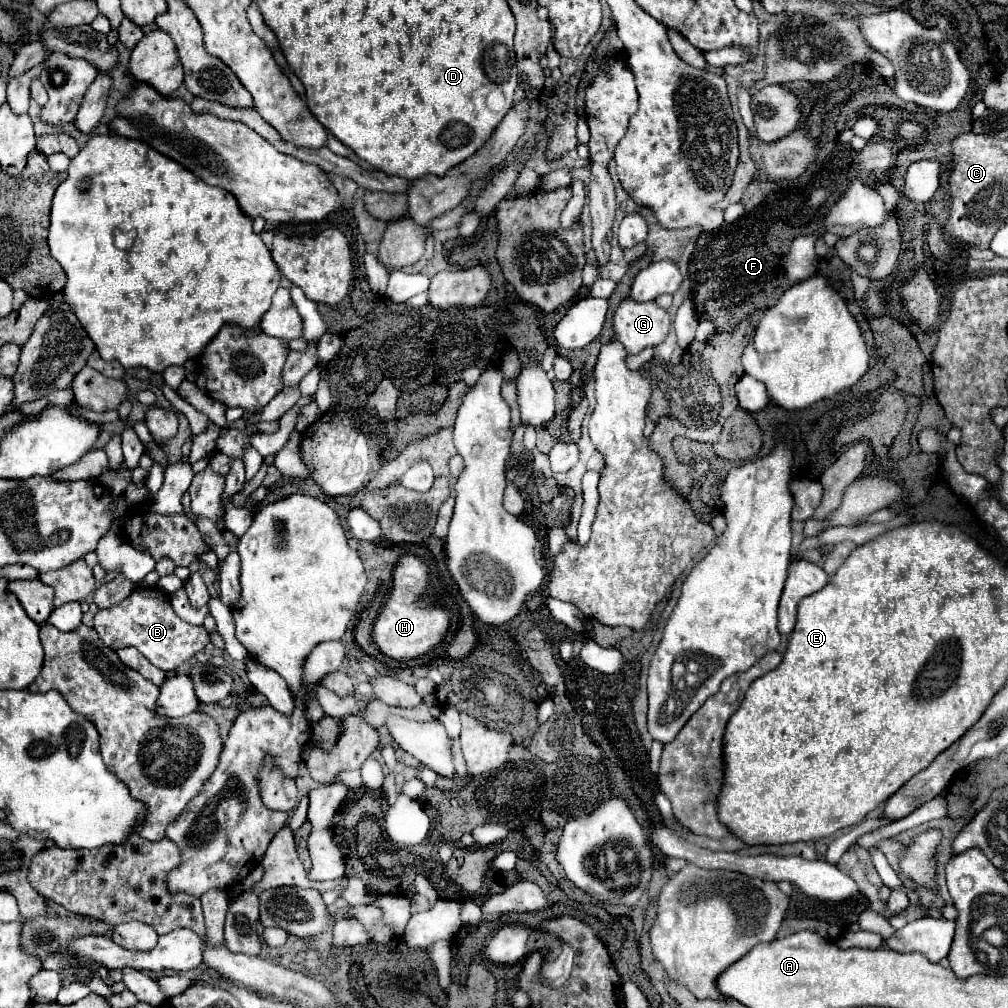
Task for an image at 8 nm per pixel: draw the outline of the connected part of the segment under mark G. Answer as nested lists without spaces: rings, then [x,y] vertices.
[[[622,300],[614,314],[616,340],[624,344],[628,354],[638,354],[646,346],[664,342],[670,330],[670,314],[654,300],[638,304],[636,300]]]

